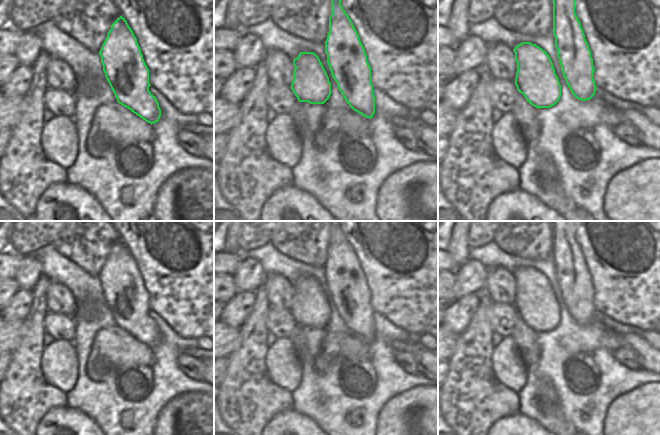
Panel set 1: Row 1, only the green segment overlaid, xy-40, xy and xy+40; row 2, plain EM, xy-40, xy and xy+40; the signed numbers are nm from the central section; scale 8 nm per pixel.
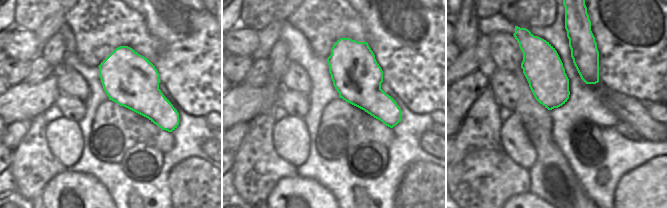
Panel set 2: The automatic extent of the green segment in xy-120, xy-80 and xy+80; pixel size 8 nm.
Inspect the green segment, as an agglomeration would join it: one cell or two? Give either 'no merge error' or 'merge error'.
no merge error

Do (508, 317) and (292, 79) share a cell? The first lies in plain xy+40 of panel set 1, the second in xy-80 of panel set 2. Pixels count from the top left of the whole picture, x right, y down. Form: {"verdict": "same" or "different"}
{"verdict": "different"}

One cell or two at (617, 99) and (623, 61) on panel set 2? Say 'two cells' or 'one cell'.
two cells

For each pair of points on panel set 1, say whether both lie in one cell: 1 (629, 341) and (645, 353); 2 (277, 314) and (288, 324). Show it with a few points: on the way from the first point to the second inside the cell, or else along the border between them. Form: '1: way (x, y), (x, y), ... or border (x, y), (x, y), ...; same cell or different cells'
1: way (633, 341), (641, 349); same cell
2: way (280, 317), (285, 322); same cell

